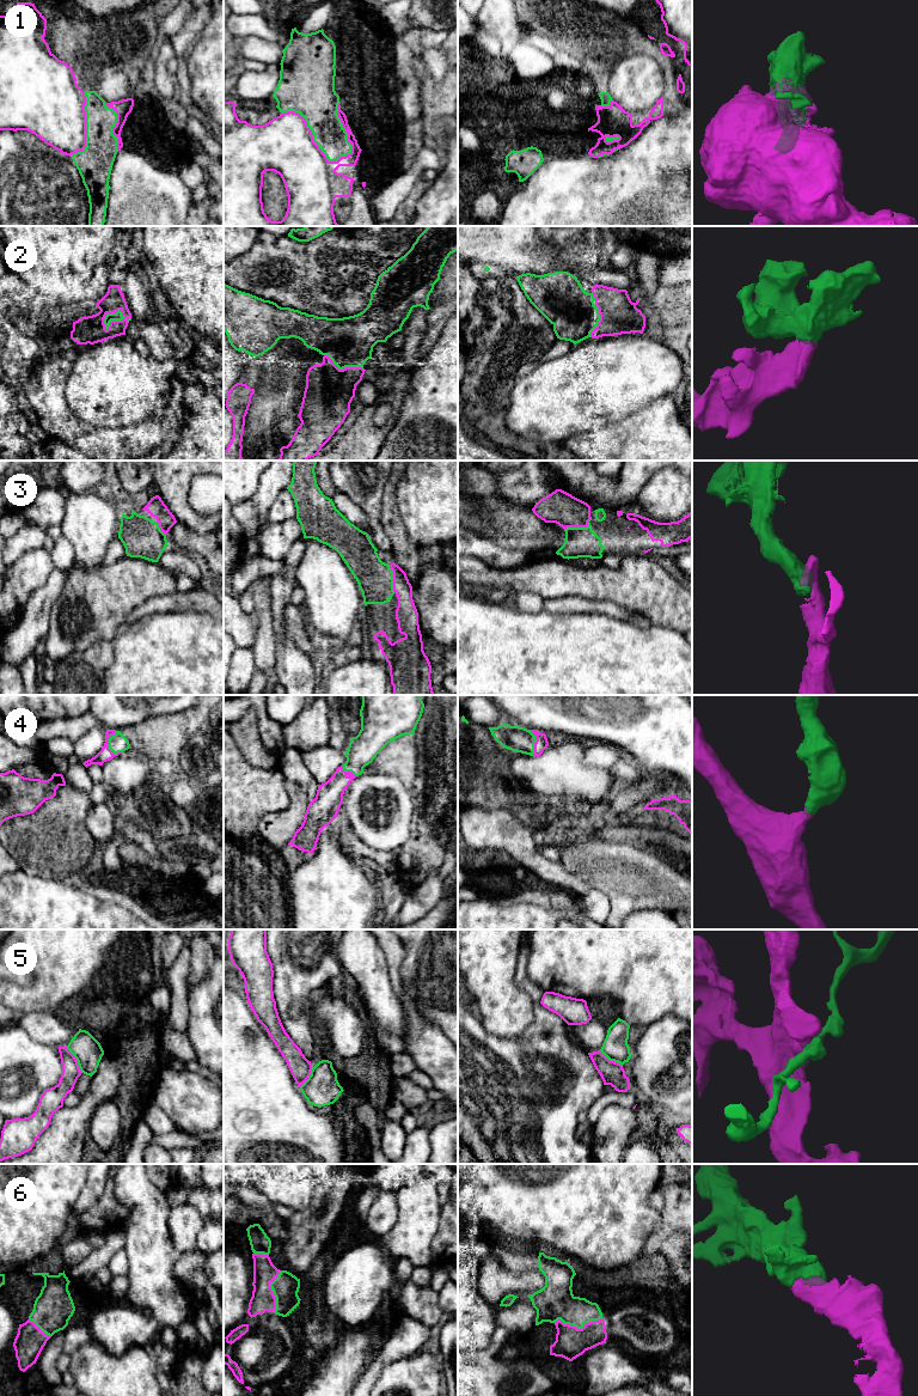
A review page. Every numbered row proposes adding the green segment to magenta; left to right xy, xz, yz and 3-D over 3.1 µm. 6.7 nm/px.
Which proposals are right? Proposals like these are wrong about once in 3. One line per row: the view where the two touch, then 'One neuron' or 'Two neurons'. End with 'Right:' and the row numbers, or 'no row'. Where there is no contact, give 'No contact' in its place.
1: Touches magenta in xz. Two neurons
2: Touches magenta in xy. One neuron
3: Touches magenta in yz. One neuron
4: Touches magenta in xy. One neuron
5: Touches magenta in xy. Two neurons
6: Touches magenta in yz. One neuron
Right: 2, 3, 4, 6

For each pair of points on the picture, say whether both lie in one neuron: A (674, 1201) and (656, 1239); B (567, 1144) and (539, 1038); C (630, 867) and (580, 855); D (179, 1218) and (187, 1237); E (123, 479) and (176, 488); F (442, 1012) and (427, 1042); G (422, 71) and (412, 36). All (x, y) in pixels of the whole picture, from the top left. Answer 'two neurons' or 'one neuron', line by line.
A: one neuron
B: one neuron
C: one neuron
D: one neuron
E: two neurons
F: two neurons
G: two neurons

